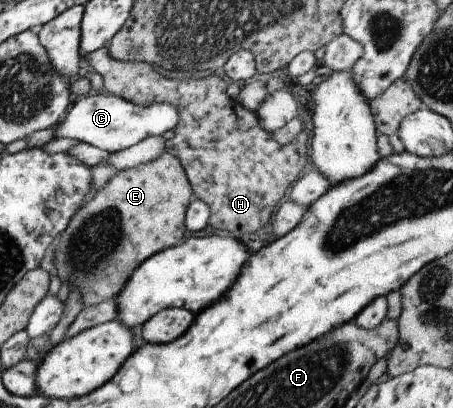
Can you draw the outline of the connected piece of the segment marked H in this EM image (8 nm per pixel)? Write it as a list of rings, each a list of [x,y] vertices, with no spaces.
[[[108,46],[86,56],[92,69],[102,75],[104,92],[124,98],[126,101],[148,107],[157,103],[167,103],[178,110],[179,120],[173,127],[174,137],[165,141],[165,151],[178,157],[193,189],[194,197],[204,201],[210,207],[209,223],[218,229],[240,229],[241,233],[254,233],[264,227],[278,201],[286,190],[300,179],[301,174],[308,169],[308,135],[304,129],[289,143],[278,143],[272,131],[260,127],[258,115],[255,111],[246,109],[236,98],[226,93],[226,82],[217,75],[207,78],[166,78],[157,73],[150,63],[135,61],[122,63],[112,59],[108,53]]]

